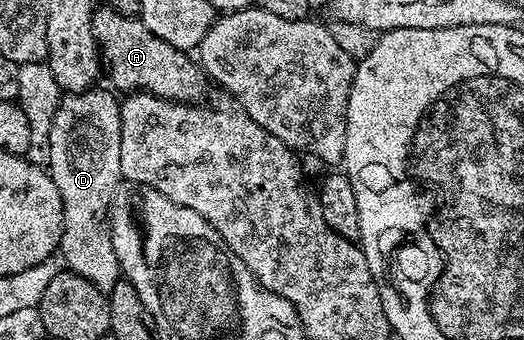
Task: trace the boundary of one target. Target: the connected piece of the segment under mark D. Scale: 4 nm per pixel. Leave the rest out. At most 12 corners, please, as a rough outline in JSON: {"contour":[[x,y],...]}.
{"contour":[[68,93],[47,171],[63,198],[64,267],[122,279],[109,208],[123,180],[114,93]]}

